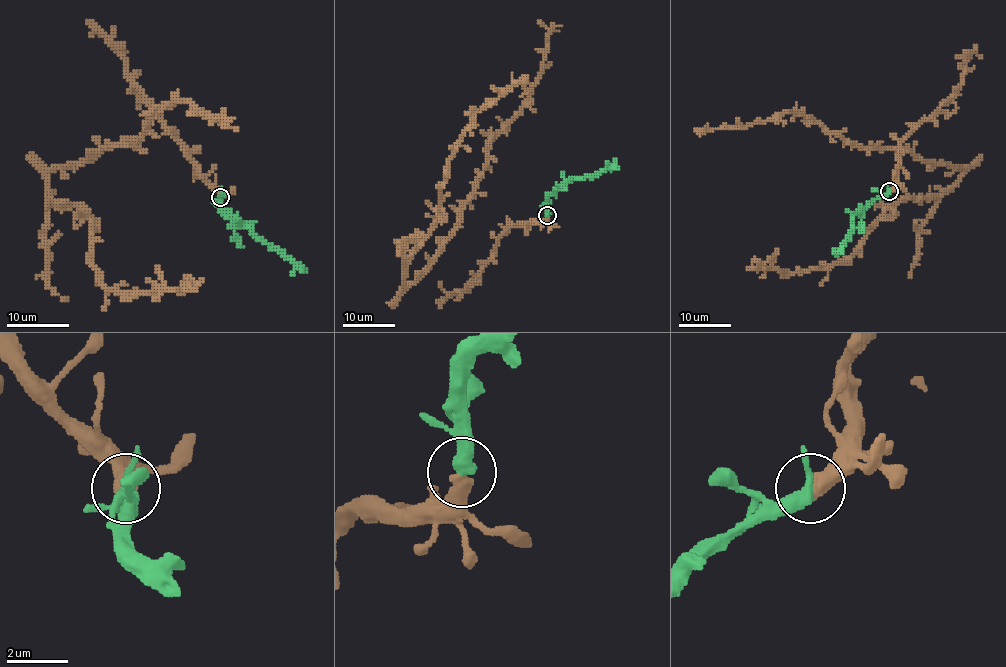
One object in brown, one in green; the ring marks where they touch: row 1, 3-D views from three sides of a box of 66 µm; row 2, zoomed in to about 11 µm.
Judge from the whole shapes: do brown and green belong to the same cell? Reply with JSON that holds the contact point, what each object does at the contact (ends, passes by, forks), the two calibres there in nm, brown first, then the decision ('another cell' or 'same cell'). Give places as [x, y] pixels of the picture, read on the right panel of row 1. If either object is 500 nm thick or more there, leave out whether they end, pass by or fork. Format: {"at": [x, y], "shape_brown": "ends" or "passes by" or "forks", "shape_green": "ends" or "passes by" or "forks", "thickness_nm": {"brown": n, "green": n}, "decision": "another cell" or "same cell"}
{"at": [889, 191], "thickness_nm": {"brown": 550, "green": 380}, "decision": "same cell"}

